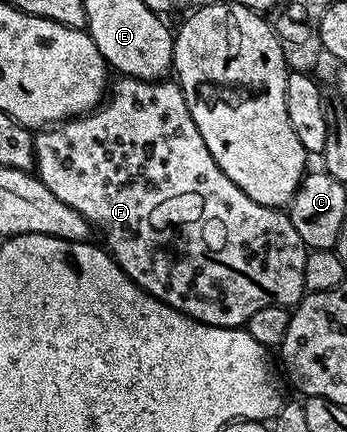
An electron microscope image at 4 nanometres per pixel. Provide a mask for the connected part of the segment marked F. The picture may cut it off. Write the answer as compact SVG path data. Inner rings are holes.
M120 76L111 83L106 97L95 110L81 114L78 118L69 118L67 122L57 122L54 126L41 129L34 138L34 152L36 177L58 196L64 204L70 204L76 212L82 212L86 220L94 227L98 234L104 237L103 245L112 259L122 268L122 272L135 286L141 286L146 293L154 296L160 302L165 302L170 308L198 320L202 324L211 326L243 327L262 308L271 306L295 307L296 303L304 297L304 269L308 250L302 236L294 232L294 224L290 224L287 213L274 206L263 206L258 200L250 200L222 168L210 156L210 148L206 148L206 140L202 140L202 132L194 124L190 116L190 108L186 108L186 96L180 90L179 82L175 80L157 80L147 82L141 78Z

